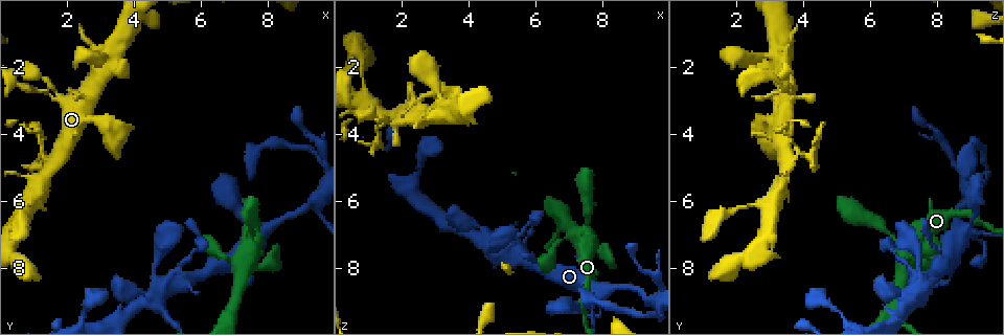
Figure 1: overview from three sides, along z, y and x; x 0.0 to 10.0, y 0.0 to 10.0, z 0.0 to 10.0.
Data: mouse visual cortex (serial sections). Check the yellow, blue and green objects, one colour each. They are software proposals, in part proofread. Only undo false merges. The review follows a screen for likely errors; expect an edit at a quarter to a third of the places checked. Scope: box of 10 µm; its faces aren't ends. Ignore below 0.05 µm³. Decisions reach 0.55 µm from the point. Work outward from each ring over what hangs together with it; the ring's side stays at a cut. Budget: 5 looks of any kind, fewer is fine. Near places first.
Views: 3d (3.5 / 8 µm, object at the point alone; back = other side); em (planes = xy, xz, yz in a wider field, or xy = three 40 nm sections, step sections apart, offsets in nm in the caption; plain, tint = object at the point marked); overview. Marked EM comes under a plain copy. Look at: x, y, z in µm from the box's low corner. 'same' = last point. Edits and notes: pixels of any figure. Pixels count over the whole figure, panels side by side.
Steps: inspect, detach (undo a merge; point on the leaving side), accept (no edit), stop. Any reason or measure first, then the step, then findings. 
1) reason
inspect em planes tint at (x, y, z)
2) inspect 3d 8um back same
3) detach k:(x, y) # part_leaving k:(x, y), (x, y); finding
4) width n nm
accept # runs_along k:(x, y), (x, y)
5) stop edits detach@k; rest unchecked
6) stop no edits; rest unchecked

inspect 3d 3.5um at (7.10, 7.75, 7.10)

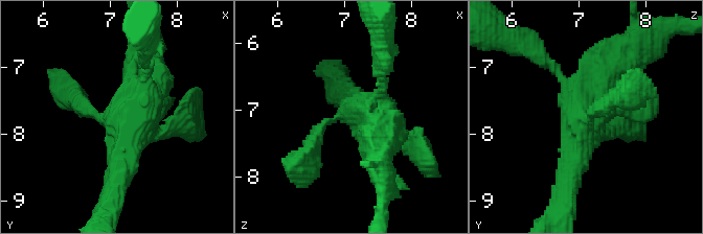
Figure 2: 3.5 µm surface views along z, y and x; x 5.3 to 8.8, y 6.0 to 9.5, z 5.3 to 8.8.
inspect em xy step 3 tint at (7.05, 7.75, 7.05)

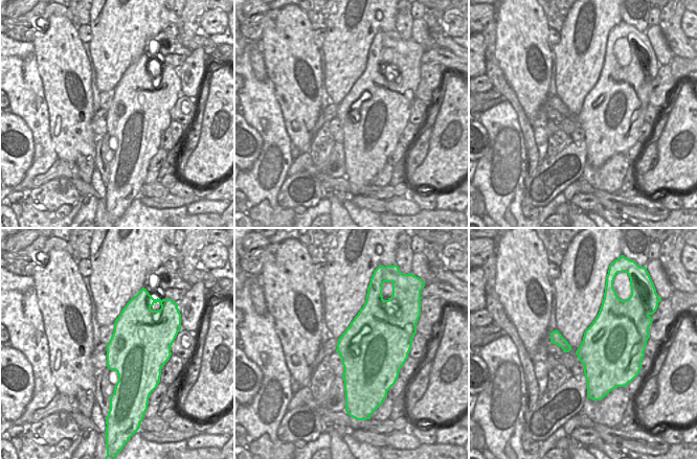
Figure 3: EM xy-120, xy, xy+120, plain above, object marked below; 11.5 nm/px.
cut it another way
inspect em xy step 1 tint same

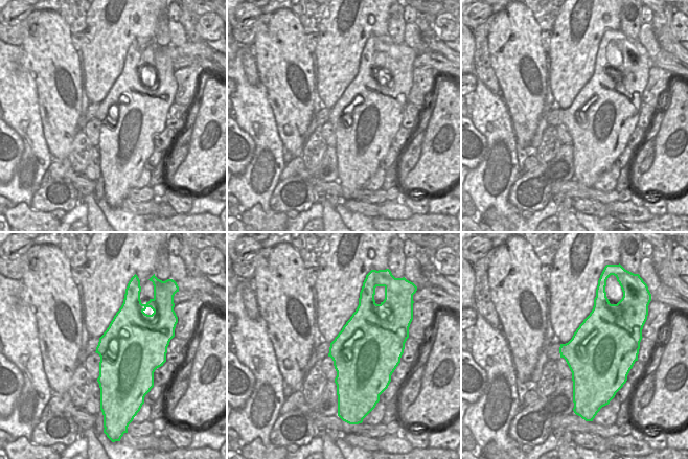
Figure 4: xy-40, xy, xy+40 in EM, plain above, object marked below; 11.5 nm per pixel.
accept # runs_along 2:(631, 55), (580, 123), (569, 171); continuous, no second cell

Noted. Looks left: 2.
small branch off a trunk
inspect 3d 3.5um at (4.65, 8.40, 7.55)

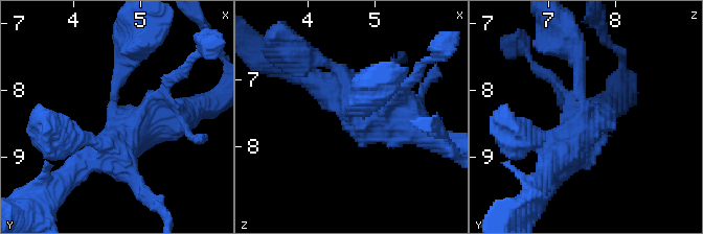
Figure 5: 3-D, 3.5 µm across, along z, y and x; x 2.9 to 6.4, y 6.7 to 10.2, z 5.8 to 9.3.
inspect em xy step 5 tint at (4.70, 8.40, 7.55)

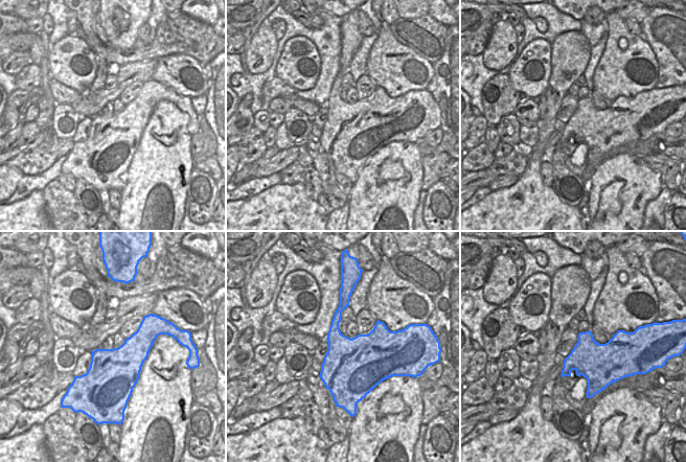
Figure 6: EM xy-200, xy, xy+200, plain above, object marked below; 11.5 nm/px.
accept # runs_along 5:(189, 109), (76, 166); all the same cell

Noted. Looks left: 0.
stop no edits; rest unchecked

